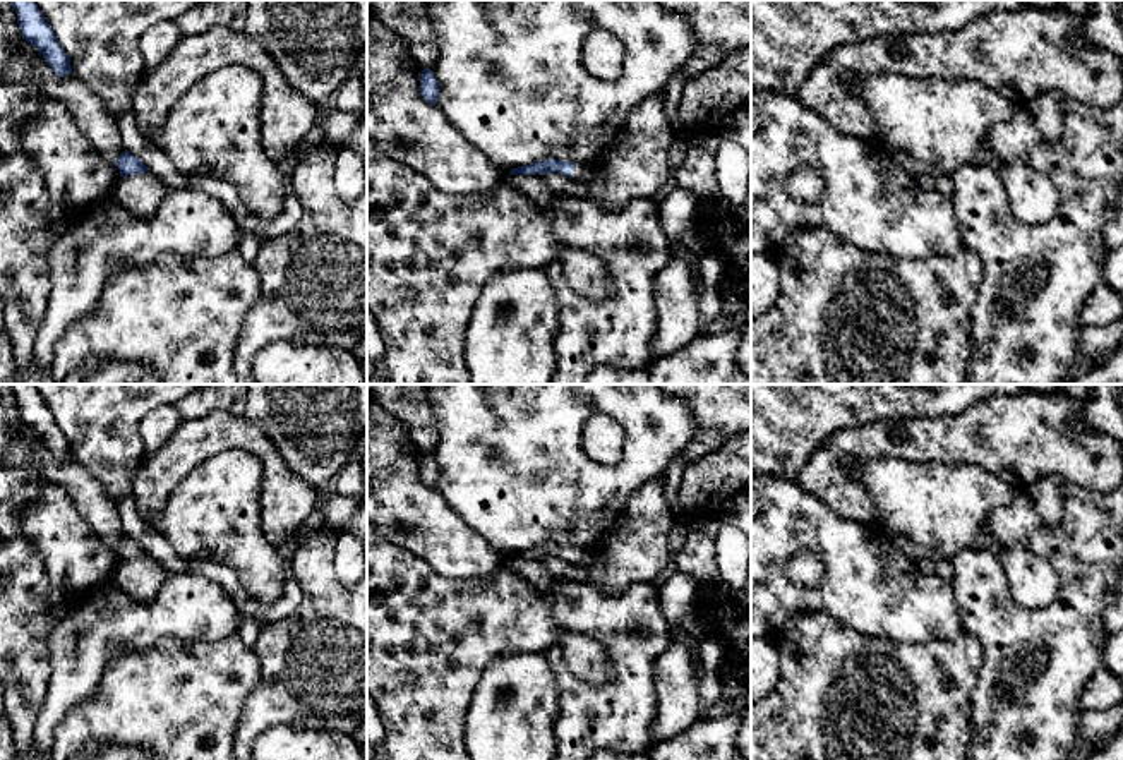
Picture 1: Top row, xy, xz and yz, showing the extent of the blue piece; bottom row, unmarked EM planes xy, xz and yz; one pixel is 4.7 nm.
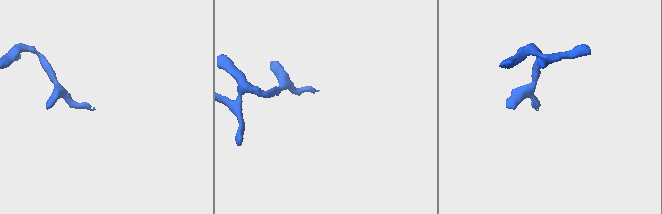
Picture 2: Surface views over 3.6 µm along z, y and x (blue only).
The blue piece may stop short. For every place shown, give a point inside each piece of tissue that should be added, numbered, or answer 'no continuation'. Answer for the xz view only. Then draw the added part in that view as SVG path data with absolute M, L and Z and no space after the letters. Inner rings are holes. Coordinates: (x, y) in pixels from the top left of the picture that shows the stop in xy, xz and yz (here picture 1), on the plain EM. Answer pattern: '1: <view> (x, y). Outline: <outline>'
1: xz (580, 558). Outline: M576 549L571 561L576 566L588 568L593 566L598 561L598 558L590 552L586 554L583 549Z

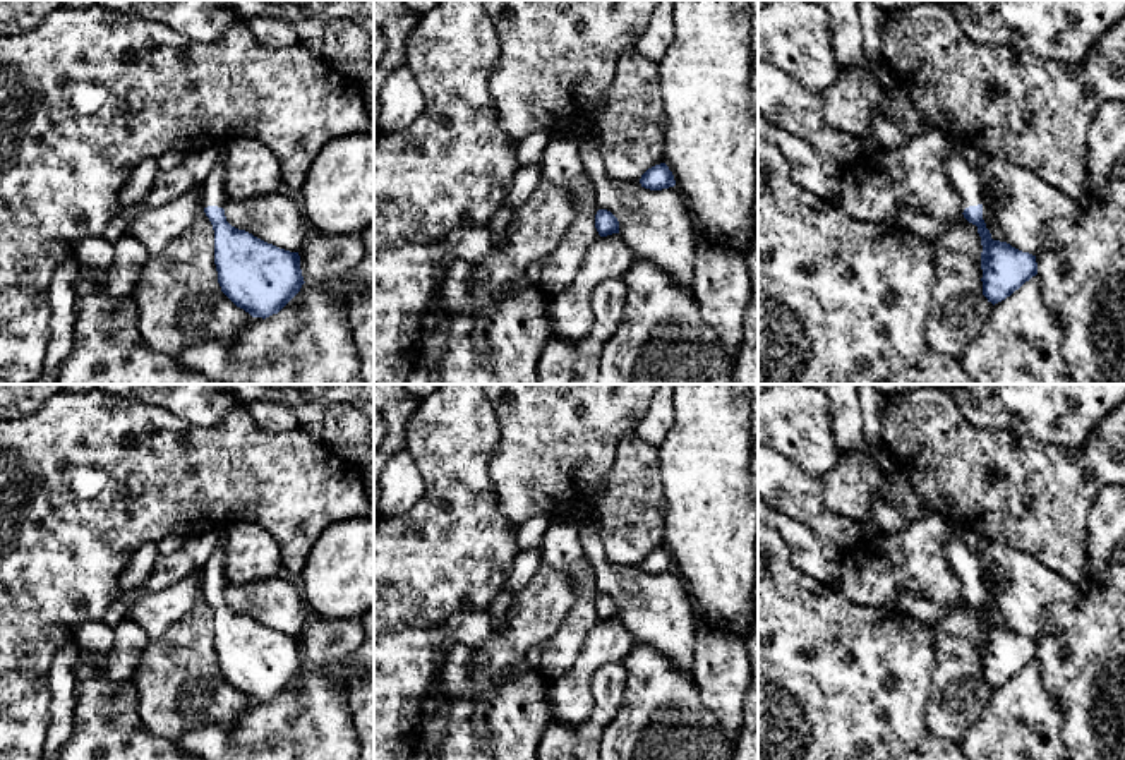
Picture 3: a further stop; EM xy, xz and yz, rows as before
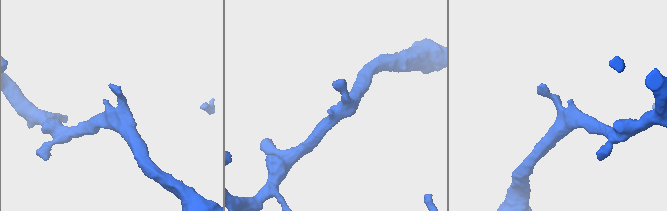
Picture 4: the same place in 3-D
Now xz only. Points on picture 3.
no continuation

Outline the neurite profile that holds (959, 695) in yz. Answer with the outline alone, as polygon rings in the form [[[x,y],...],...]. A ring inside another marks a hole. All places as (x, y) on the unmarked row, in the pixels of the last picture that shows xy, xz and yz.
[[[964,602],[928,624],[936,654],[926,724],[935,734],[960,745],[993,693],[983,679],[981,621],[978,611]]]

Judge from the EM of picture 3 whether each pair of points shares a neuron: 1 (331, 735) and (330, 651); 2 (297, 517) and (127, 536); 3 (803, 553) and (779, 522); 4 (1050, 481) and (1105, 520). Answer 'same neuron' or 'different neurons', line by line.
1: different neurons
2: same neuron
3: same neuron
4: different neurons

